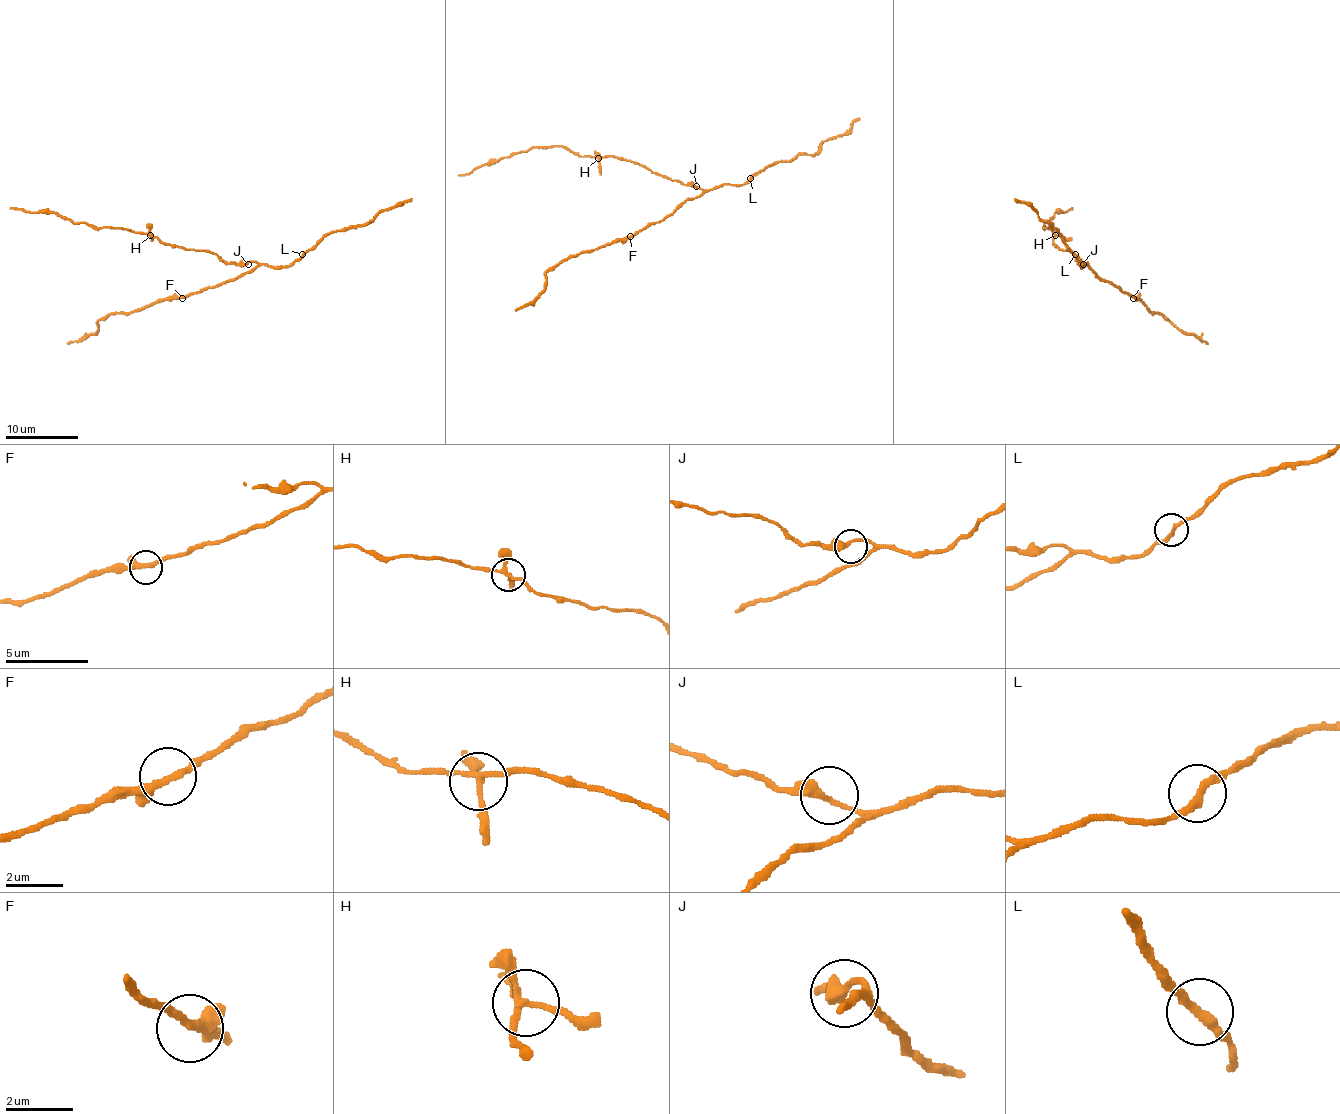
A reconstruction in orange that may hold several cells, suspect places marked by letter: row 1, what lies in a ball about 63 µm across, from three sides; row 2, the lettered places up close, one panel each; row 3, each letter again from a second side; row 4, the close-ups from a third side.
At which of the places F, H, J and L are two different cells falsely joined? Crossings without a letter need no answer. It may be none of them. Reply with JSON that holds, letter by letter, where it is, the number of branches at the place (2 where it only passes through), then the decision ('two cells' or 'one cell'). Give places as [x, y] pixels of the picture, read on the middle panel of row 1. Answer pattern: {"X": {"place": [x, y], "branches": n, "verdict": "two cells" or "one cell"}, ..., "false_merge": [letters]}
{"F": {"place": [630, 236], "branches": 2, "verdict": "one cell"}, "H": {"place": [598, 158], "branches": 4, "verdict": "one cell"}, "J": {"place": [696, 186], "branches": 2, "verdict": "one cell"}, "L": {"place": [750, 178], "branches": 2, "verdict": "one cell"}, "false_merge": []}

